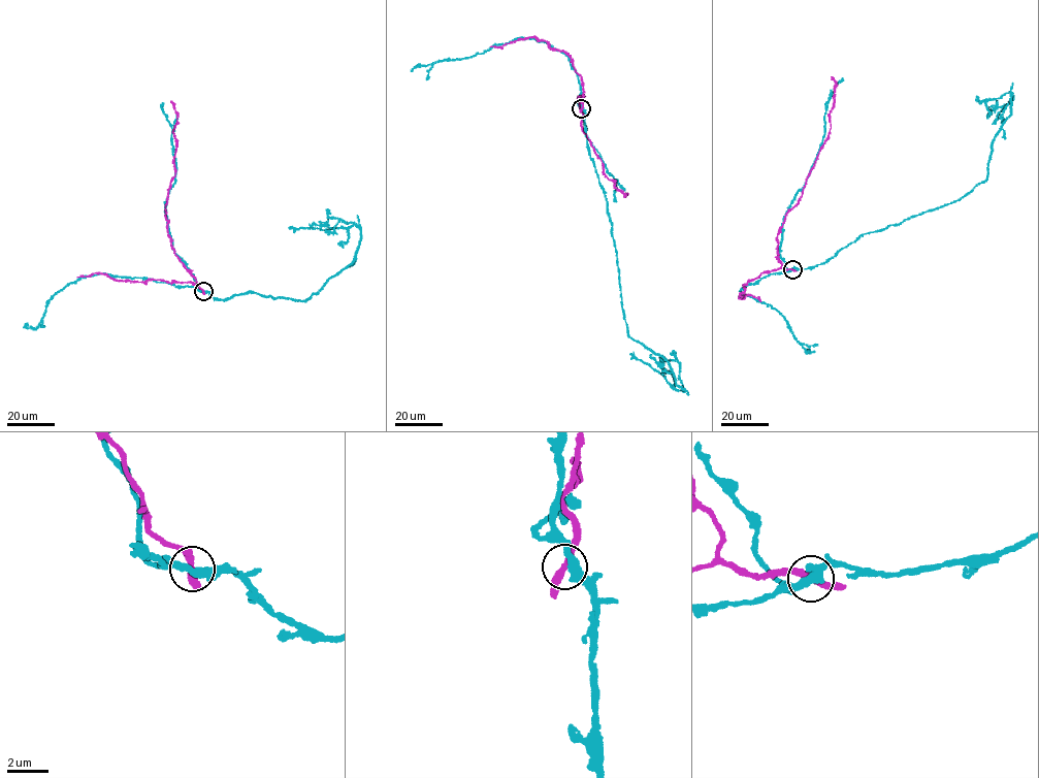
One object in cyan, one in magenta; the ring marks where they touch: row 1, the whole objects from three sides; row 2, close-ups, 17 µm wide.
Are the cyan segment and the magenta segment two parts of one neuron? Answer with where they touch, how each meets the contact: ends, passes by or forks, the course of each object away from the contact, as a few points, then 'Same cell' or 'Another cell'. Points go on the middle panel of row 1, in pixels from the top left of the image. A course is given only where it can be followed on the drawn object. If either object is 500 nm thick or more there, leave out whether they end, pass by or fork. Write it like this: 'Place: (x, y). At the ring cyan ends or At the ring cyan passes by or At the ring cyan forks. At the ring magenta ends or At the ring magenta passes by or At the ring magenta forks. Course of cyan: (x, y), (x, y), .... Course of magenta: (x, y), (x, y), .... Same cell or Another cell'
Place: (581, 108). At the ring cyan passes by. At the ring magenta passes by. Course of cyan: (582, 108), (589, 157), (612, 224), (628, 335), (668, 362), (685, 390), (674, 388), (630, 354). Course of magenta: (582, 108), (583, 99), (579, 96), (583, 132), (607, 177), (625, 193). Another cell

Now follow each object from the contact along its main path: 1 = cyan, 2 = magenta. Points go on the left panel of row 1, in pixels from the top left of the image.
1: (203, 291), (224, 301), (250, 291), (305, 301), (352, 263), (360, 239), (355, 225), (322, 230), (288, 227)
2: (203, 291), (175, 254), (167, 230), (165, 204), (175, 173), (176, 151), (172, 129), (176, 111), (170, 101)

